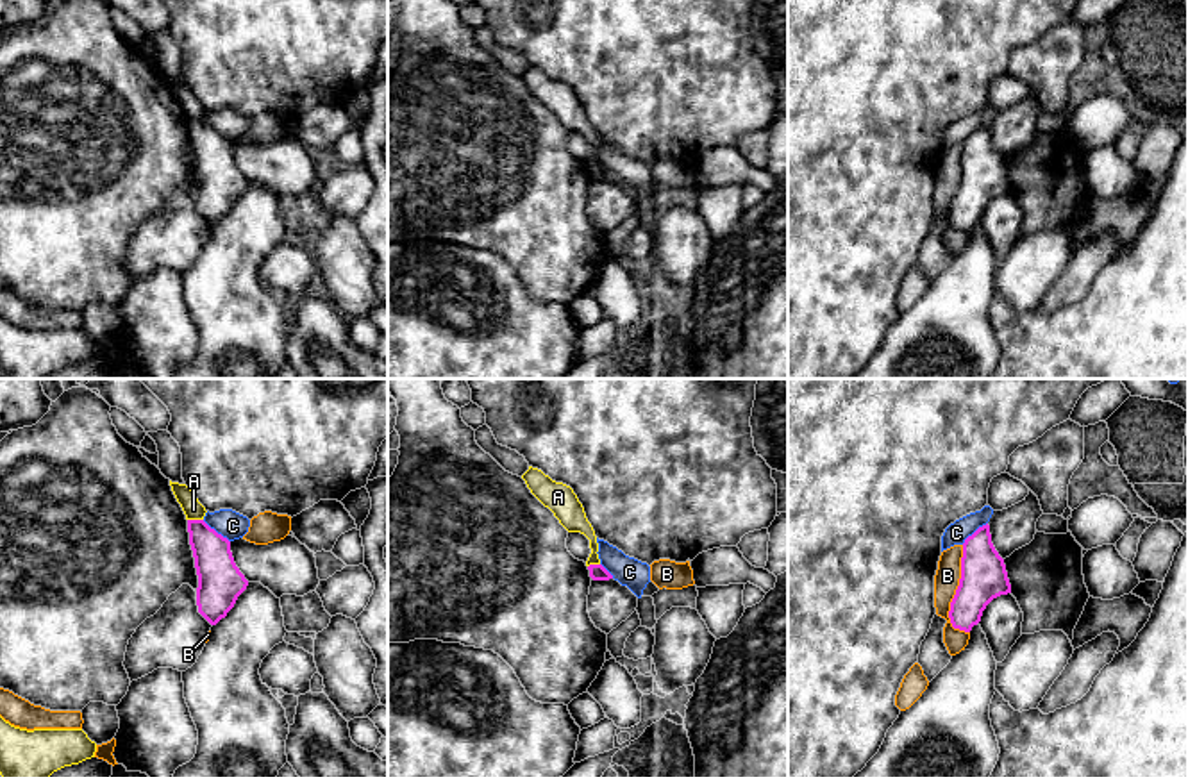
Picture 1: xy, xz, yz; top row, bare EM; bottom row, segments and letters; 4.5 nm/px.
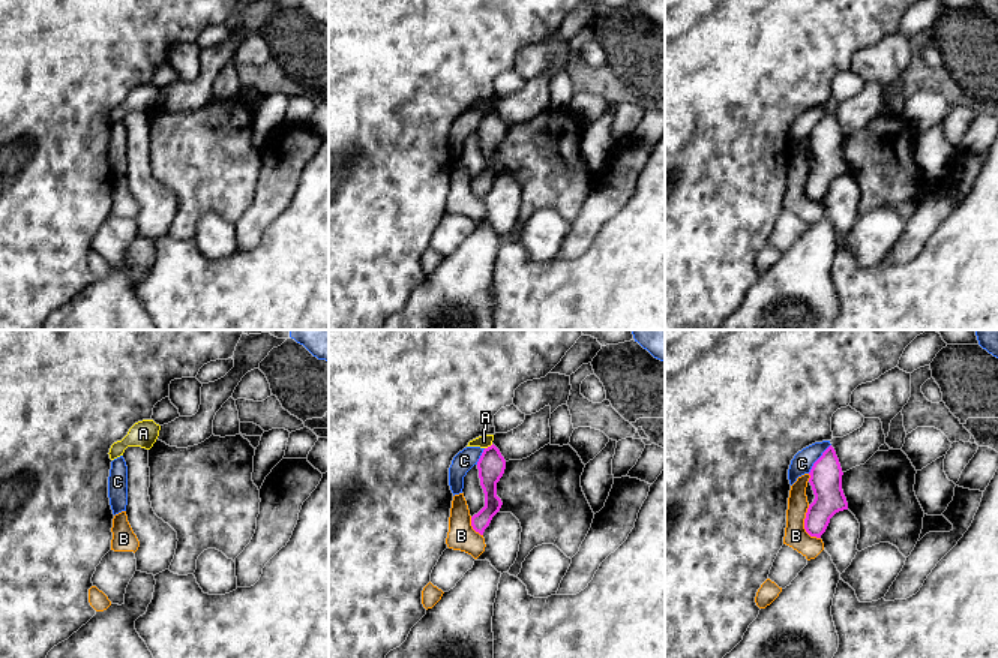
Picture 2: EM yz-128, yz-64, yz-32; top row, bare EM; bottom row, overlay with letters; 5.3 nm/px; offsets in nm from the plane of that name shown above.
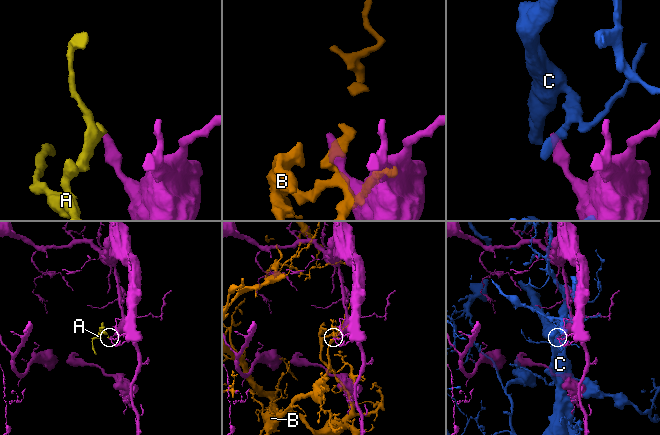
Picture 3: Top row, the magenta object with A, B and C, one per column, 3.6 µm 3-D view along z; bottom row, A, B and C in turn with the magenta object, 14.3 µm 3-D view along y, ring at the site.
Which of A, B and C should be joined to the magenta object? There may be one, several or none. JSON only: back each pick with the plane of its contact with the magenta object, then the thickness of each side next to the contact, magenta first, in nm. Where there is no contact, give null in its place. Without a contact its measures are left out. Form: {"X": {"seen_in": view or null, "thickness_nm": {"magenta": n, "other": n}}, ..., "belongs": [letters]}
{"belongs": []}

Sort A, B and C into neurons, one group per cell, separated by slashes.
A / B / C

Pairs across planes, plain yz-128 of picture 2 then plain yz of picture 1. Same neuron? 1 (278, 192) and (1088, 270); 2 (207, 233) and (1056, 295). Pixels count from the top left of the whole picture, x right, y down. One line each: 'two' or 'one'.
1: one
2: two

